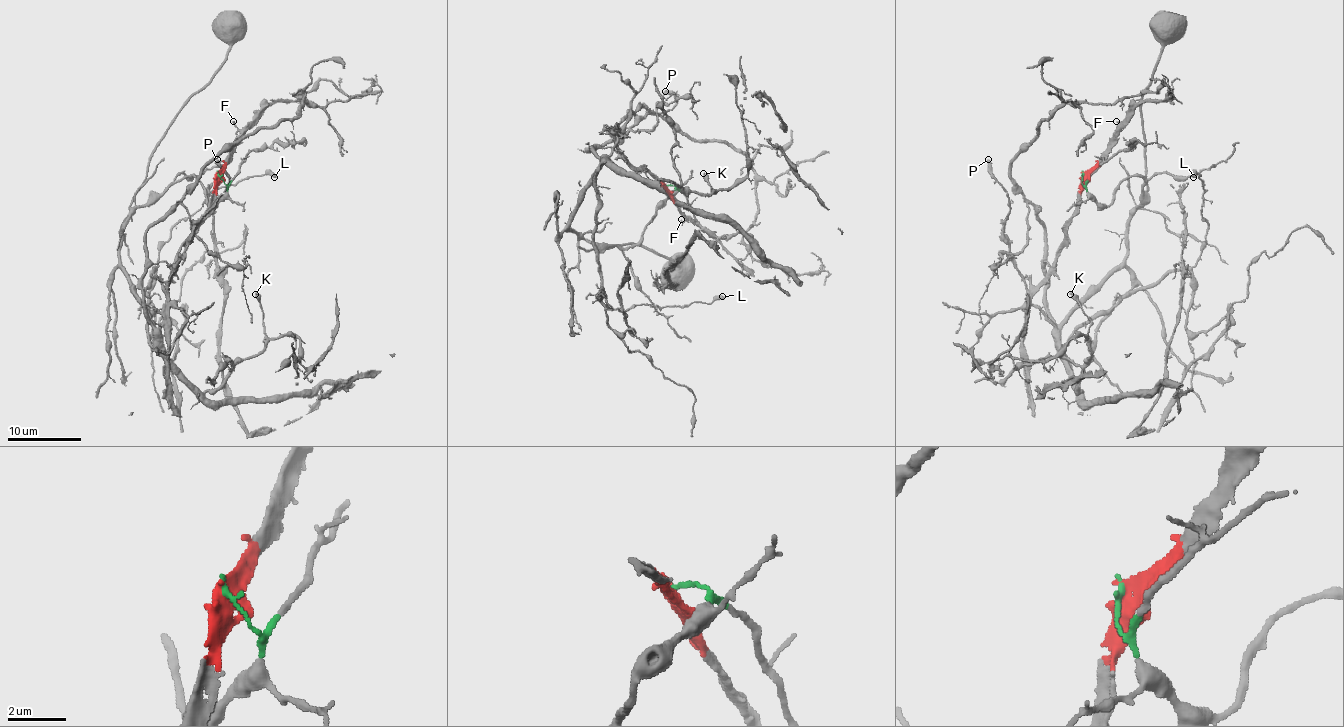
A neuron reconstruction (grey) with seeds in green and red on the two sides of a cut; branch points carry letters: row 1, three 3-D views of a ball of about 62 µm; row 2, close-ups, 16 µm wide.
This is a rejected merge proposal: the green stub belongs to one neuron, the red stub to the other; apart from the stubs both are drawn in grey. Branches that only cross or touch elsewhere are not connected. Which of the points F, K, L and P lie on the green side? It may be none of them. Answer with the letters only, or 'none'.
K, L

